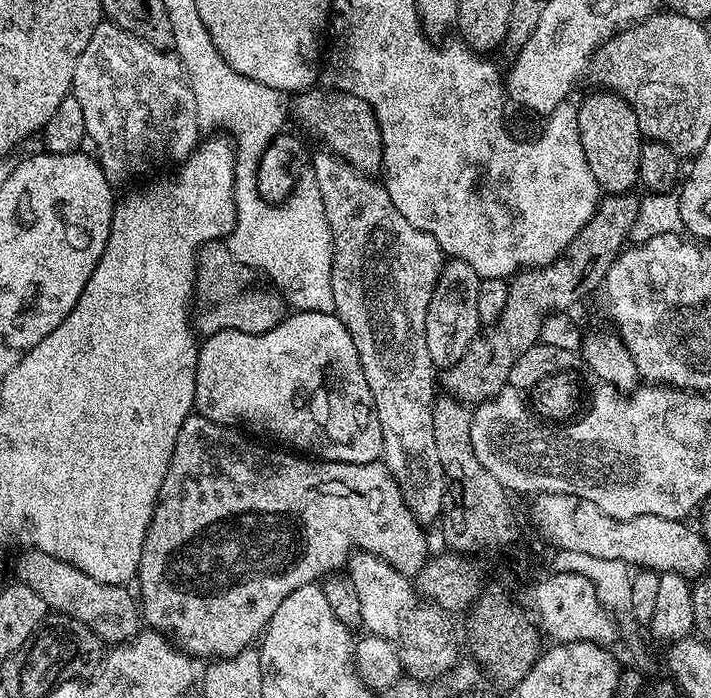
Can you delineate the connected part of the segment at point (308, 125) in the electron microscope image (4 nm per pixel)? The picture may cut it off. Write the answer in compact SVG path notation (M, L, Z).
M316 91L301 92L295 97L297 122L314 139L321 140L324 143L321 145L327 151L333 152L335 156L341 156L343 160L353 164L360 172L379 173L384 163L382 138L372 107L362 98L349 96L347 92Z

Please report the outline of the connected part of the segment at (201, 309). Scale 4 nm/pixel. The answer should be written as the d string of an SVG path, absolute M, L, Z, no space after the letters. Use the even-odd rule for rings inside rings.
M227 243L203 244L196 261L194 328L201 337L222 330L242 330L246 334L269 332L286 315L286 301L256 269L238 262Z

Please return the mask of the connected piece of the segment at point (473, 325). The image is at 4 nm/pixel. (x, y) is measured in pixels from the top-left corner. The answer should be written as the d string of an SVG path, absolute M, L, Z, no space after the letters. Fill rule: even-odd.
M449 259L440 269L440 280L432 291L430 306L426 314L426 350L430 350L430 358L437 369L443 370L454 362L464 358L466 346L481 331L478 318L478 286L480 275L474 266L466 266L466 262Z

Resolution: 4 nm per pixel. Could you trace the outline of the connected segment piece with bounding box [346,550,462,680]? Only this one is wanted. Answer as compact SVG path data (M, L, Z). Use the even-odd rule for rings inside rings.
M355 551L347 565L346 574L354 582L354 590L358 594L358 602L362 602L363 627L373 636L384 636L400 650L400 662L407 675L416 680L439 680L461 659L462 653L456 645L456 636L452 633L449 613L431 600L424 599L416 590L416 585L409 577L404 576L390 562L369 552Z

